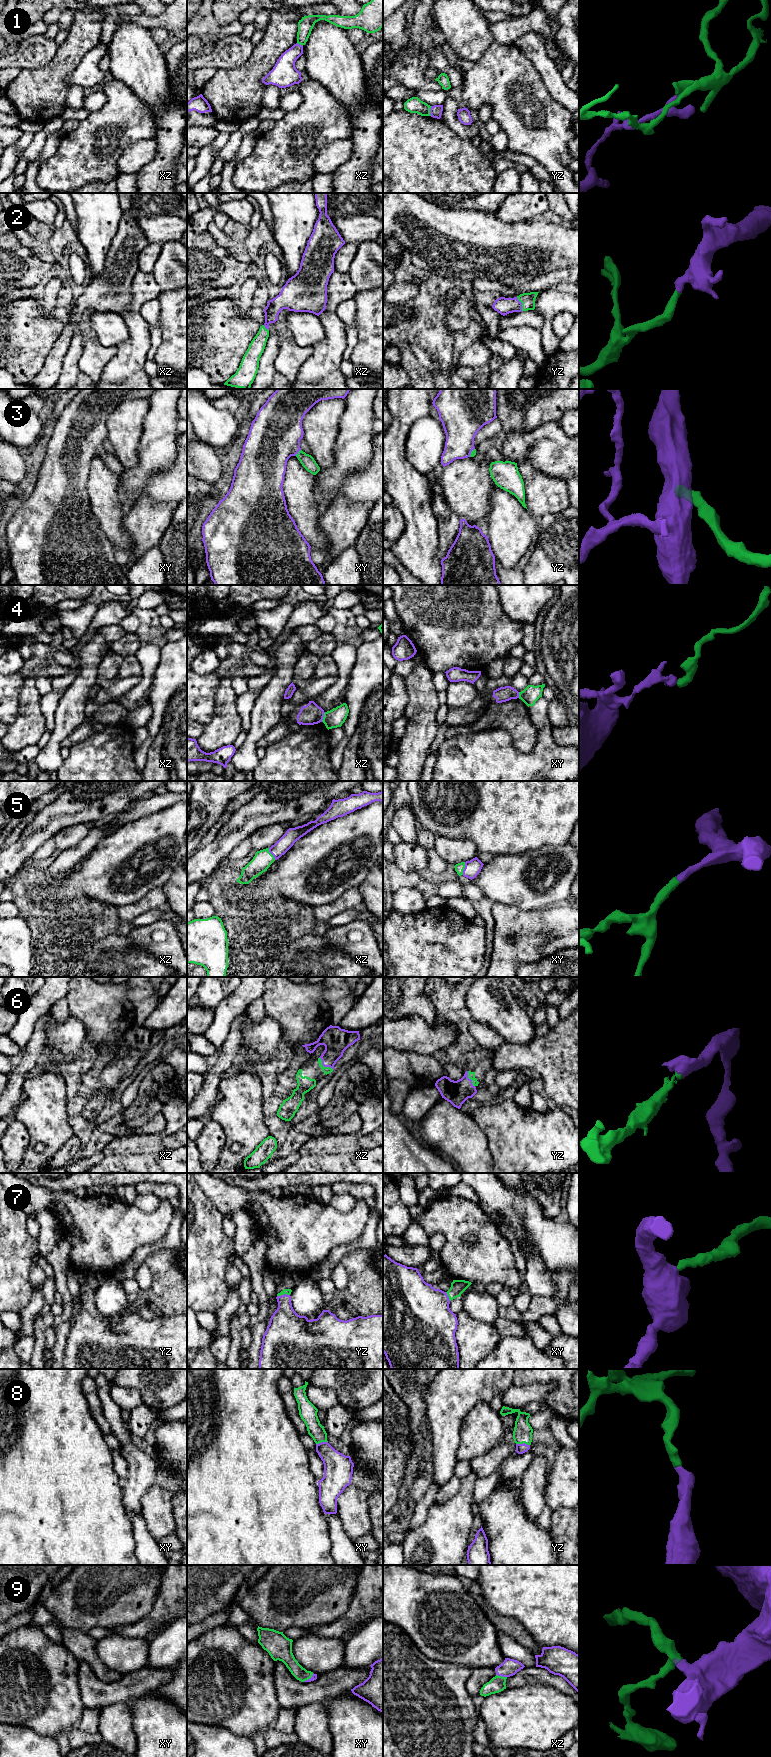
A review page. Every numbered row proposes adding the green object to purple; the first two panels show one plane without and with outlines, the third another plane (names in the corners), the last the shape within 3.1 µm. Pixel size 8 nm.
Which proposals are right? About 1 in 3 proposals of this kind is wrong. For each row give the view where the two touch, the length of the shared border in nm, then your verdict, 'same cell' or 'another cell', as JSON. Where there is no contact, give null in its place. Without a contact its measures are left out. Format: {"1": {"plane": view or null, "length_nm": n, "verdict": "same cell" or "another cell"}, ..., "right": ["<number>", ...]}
{"1": {"plane": "yz", "length_nm": 80, "verdict": "another cell"}, "2": {"plane": "yz", "length_nm": 120, "verdict": "same cell"}, "3": {"plane": "xy", "length_nm": 70, "verdict": "same cell"}, "4": {"plane": "xz", "length_nm": 90, "verdict": "another cell"}, "5": {"plane": "xy", "length_nm": 110, "verdict": "same cell"}, "6": {"plane": "xz", "length_nm": 160, "verdict": "same cell"}, "7": {"plane": "yz", "length_nm": 110, "verdict": "same cell"}, "8": {"plane": "yz", "length_nm": 110, "verdict": "same cell"}, "9": {"plane": "xz", "length_nm": 90, "verdict": "same cell"}, "right": ["2", "3", "5", "6", "7", "8", "9"]}

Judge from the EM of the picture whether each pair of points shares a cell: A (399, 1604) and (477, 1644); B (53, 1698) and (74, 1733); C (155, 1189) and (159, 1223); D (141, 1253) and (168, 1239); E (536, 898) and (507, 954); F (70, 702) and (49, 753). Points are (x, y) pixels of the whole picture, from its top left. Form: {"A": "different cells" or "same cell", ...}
{"A": "same cell", "B": "different cells", "C": "different cells", "D": "same cell", "E": "different cells", "F": "same cell"}

